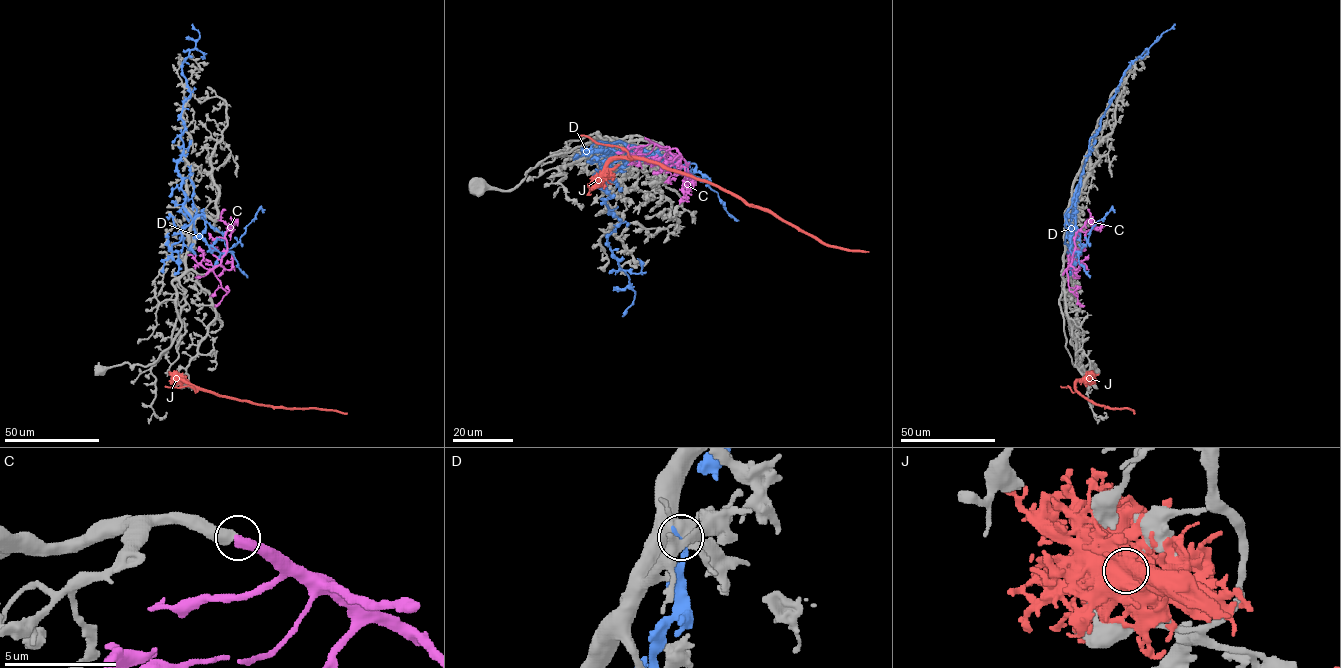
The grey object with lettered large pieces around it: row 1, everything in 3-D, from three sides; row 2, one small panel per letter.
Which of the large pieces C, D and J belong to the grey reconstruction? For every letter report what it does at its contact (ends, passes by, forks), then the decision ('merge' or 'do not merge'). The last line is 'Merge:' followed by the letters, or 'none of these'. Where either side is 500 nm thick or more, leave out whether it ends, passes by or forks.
C: merge
D: do not merge
J: it forks; do not merge
Merge: C

